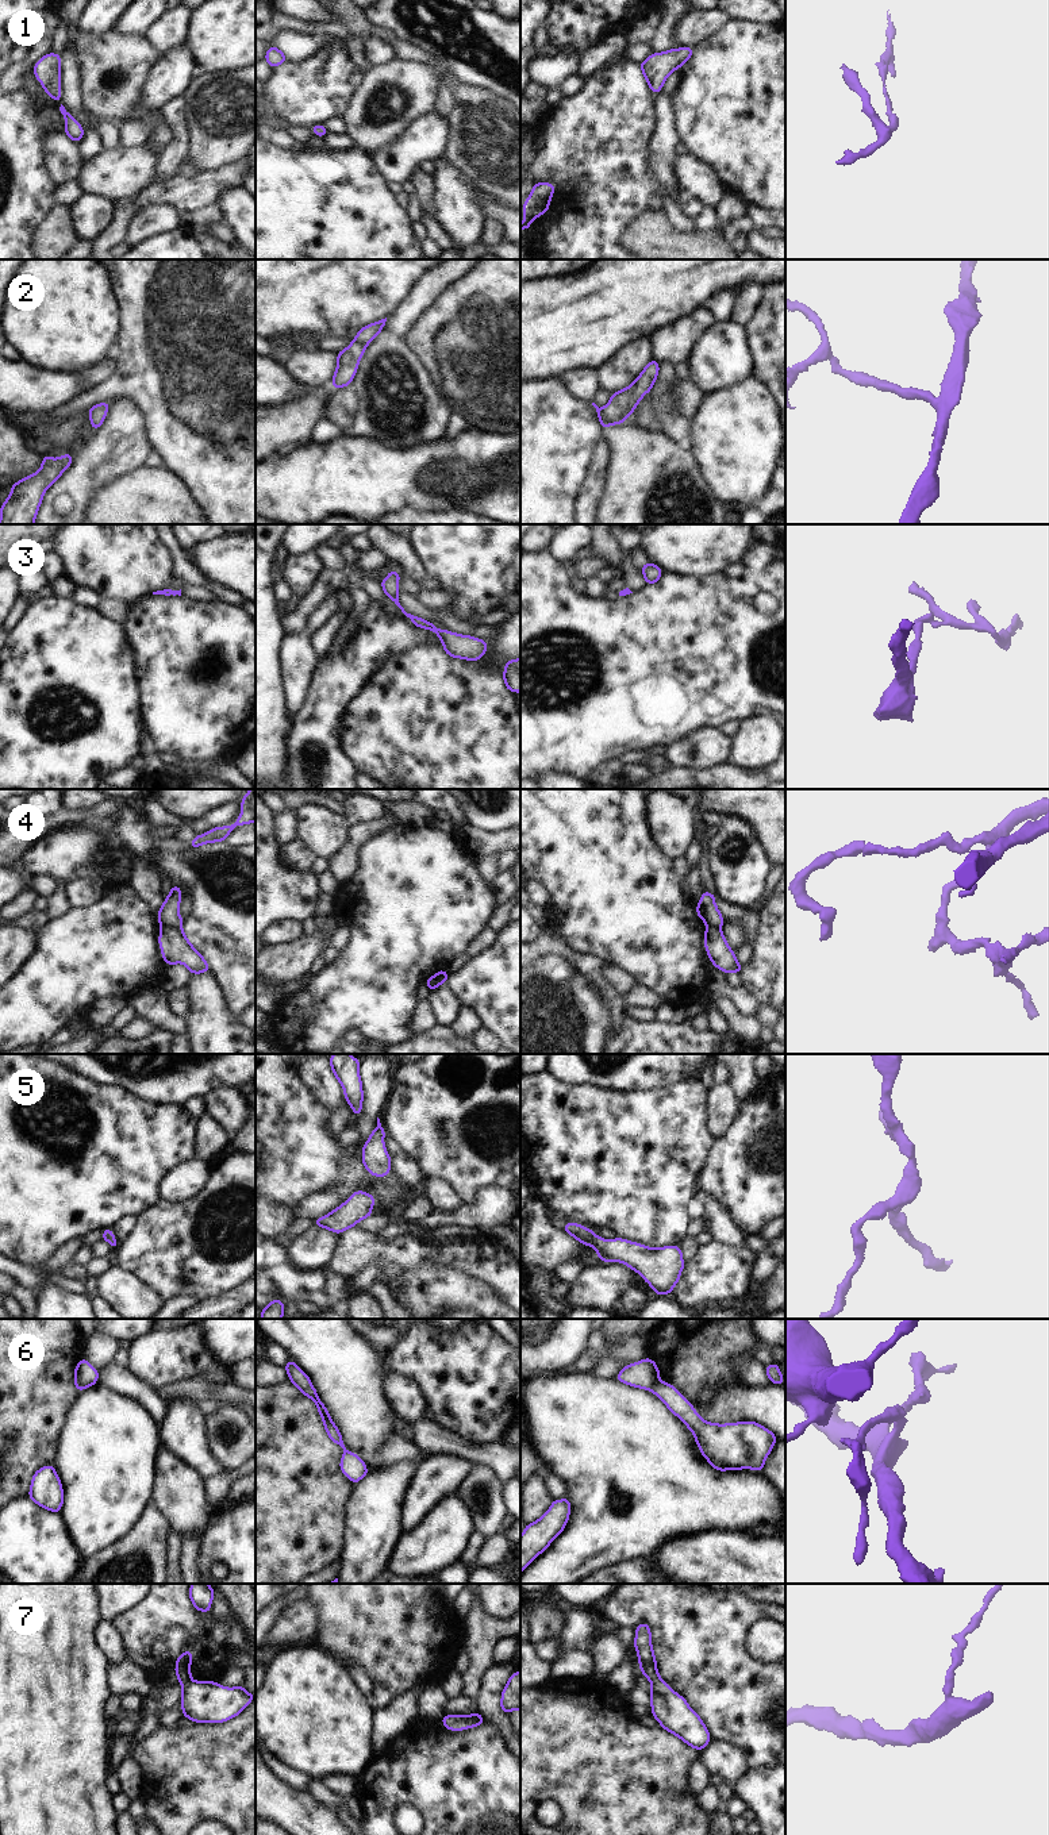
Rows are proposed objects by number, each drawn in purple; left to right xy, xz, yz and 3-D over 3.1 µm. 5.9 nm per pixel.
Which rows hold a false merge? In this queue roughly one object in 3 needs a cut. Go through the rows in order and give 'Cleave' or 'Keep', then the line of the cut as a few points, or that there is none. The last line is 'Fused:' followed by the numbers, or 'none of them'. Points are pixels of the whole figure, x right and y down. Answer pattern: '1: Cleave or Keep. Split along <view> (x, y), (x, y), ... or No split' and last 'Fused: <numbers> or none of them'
1: Keep. No split
2: Cleave. Split along yz (600, 408), (611, 423)
3: Keep. No split
4: Cleave. Split along xy (161, 926), (173, 926), (180, 930)
5: Keep. No split
6: Cleave. Split along yz (657, 1380), (650, 1389)
7: Keep. No split
Fused: 2, 4, 6

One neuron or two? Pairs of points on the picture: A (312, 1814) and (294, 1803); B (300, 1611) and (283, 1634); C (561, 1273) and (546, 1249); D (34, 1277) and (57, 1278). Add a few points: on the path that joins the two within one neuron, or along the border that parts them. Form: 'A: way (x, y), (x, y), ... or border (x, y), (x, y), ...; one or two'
A: way (308, 1814), (304, 1814), (298, 1807); one
B: way (300, 1616), (288, 1628); one
C: border (580, 1258), (563, 1261), (550, 1270); two
D: way (39, 1277), (52, 1278); one

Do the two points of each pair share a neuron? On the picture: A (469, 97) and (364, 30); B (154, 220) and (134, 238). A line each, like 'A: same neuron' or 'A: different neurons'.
A: same neuron
B: same neuron

